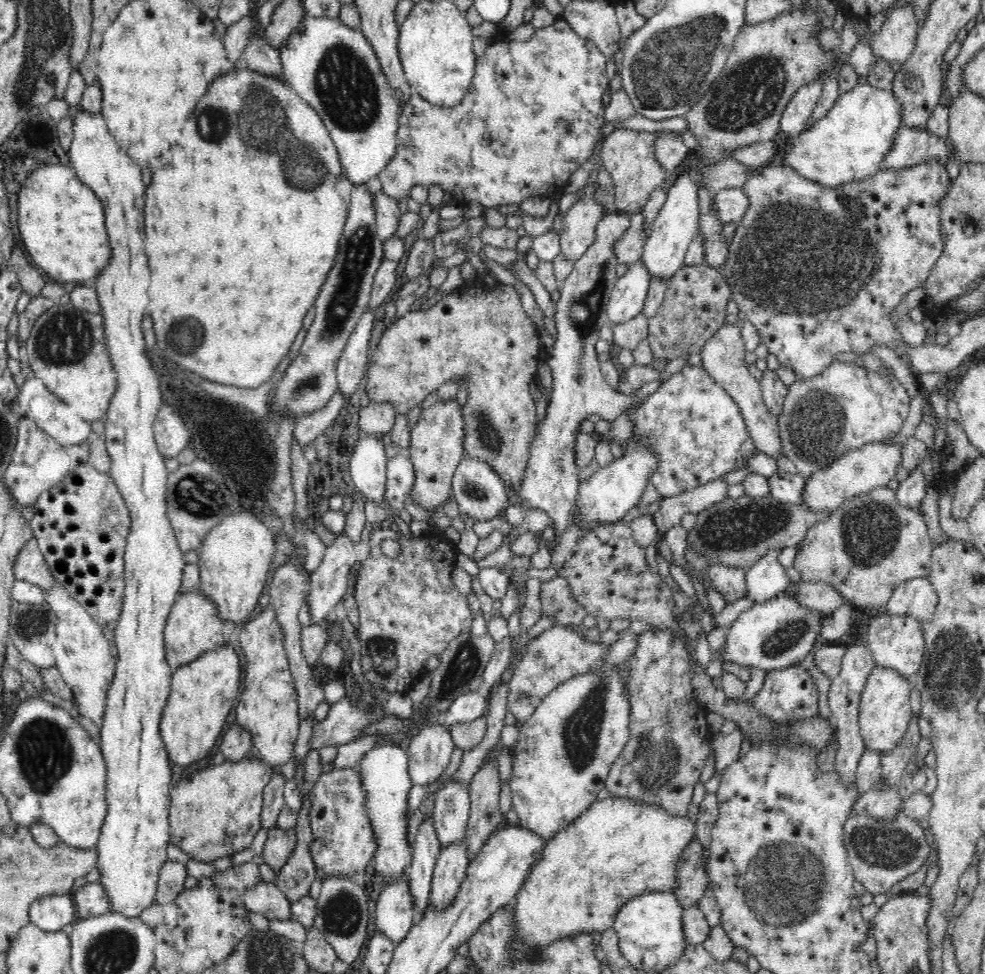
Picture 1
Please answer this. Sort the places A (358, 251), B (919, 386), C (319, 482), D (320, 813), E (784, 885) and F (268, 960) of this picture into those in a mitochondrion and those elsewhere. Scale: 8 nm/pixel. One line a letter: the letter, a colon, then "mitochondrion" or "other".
A: mitochondrion
B: other
C: other
D: other
E: mitochondrion
F: mitochondrion

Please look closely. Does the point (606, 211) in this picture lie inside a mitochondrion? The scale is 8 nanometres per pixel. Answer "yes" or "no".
no

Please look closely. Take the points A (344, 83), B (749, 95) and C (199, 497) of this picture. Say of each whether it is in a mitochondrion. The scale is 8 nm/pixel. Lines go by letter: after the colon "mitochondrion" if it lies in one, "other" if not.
A: mitochondrion
B: mitochondrion
C: mitochondrion

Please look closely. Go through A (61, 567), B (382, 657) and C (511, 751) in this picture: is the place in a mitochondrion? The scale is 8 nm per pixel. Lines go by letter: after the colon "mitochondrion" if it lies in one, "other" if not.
A: other
B: mitochondrion
C: other

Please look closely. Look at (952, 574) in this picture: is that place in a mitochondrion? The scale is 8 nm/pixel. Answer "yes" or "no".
no

